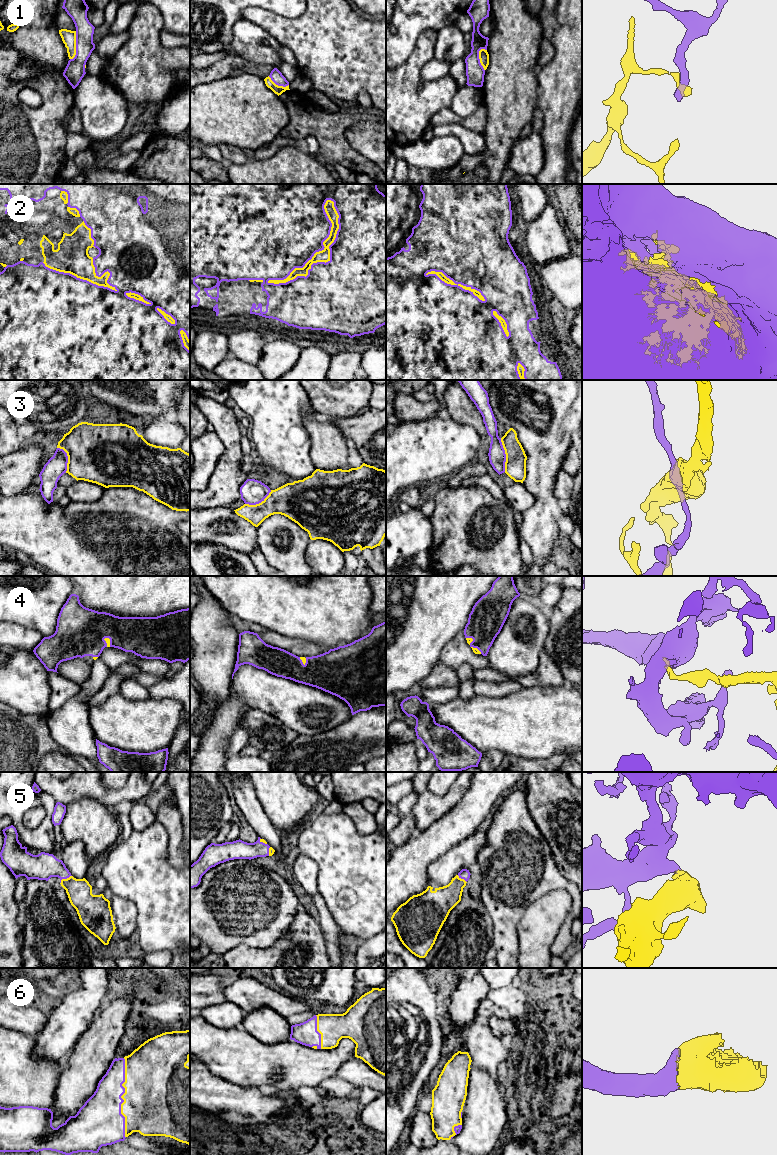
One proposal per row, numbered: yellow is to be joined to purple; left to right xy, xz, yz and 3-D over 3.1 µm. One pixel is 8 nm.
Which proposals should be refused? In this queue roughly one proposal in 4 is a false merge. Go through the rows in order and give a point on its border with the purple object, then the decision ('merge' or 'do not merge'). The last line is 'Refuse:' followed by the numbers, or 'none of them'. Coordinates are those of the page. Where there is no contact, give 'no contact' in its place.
1: xy (76, 46) | do not merge
2: xz (321, 250) | merge
3: yz (505, 455) | do not merge
4: xy (110, 641) | merge
5: xy (64, 878) | merge
6: xy (121, 1098) | merge
Refuse: 1, 3

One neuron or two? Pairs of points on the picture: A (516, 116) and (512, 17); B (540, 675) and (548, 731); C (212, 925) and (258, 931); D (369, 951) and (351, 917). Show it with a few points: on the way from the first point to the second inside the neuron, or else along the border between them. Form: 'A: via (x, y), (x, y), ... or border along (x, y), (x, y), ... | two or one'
A: via (512, 91), (512, 42) | one
B: border along (565, 684), (560, 686), (531, 686), (522, 688) | two
C: via (223, 925), (247, 925) | one
D: border along (375, 934), (364, 940) | two

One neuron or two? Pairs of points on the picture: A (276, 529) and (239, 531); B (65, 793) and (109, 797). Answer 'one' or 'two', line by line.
A: two
B: one

